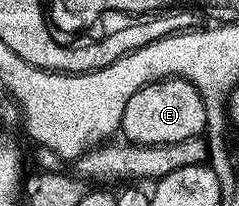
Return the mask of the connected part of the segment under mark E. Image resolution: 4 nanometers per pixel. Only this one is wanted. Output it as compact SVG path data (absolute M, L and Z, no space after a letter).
M165 77L163 81L153 81L124 107L120 133L127 142L136 145L166 145L197 138L206 129L206 108L200 91L192 82L183 77Z

